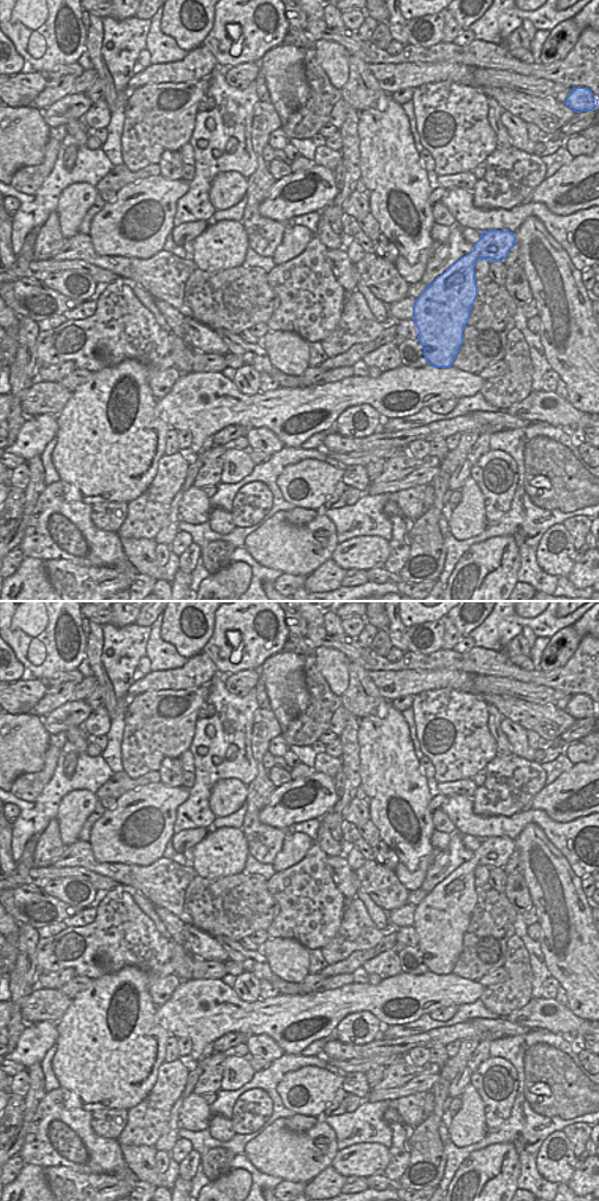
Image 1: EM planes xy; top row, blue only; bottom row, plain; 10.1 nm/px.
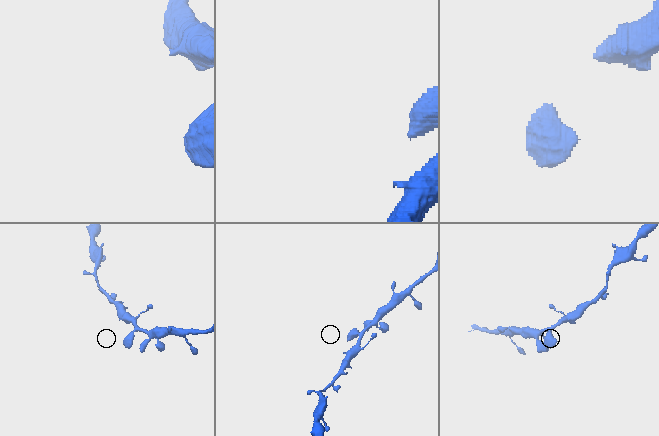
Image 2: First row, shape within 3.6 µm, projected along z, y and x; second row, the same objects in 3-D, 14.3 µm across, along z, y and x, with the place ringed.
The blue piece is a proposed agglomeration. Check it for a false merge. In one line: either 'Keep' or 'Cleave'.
Keep

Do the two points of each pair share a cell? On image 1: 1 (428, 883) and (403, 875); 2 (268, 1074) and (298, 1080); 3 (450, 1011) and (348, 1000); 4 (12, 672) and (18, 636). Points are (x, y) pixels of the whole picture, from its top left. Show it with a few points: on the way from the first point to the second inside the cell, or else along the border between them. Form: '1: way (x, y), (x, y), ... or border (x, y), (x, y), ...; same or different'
1: border (435, 856), (419, 887); different
2: border (308, 1066), (281, 1079), (276, 1093), (282, 1105); different
3: border (458, 1005), (438, 1008), (428, 1014); different
4: border (12, 650), (26, 674); different

